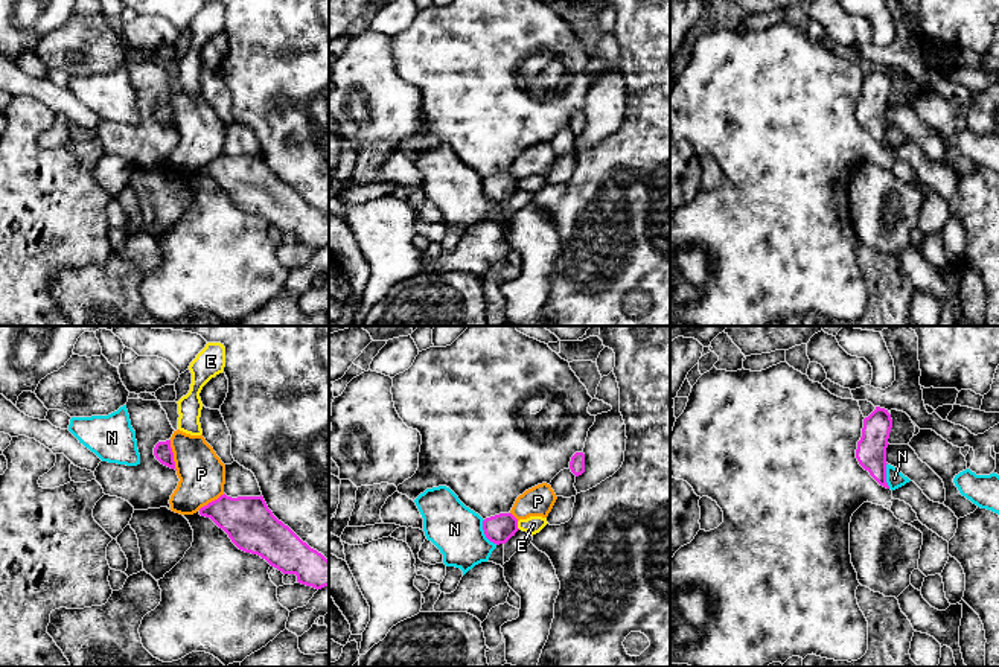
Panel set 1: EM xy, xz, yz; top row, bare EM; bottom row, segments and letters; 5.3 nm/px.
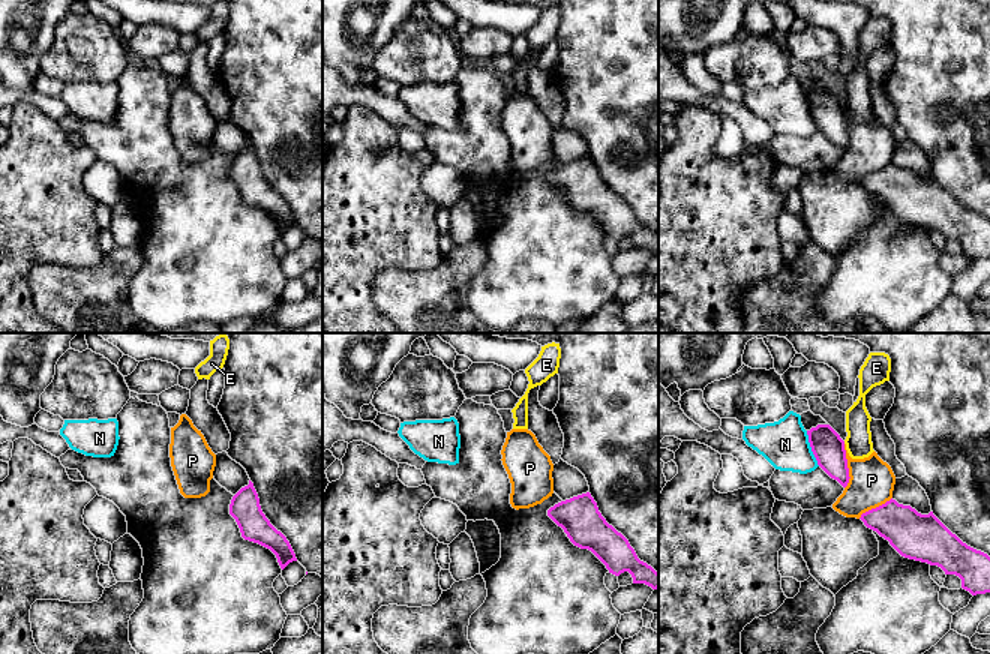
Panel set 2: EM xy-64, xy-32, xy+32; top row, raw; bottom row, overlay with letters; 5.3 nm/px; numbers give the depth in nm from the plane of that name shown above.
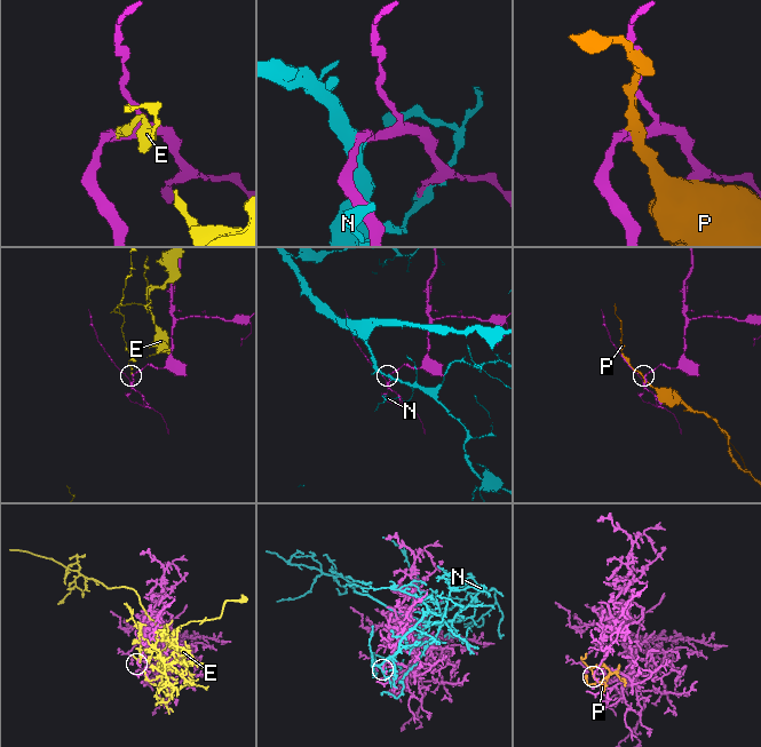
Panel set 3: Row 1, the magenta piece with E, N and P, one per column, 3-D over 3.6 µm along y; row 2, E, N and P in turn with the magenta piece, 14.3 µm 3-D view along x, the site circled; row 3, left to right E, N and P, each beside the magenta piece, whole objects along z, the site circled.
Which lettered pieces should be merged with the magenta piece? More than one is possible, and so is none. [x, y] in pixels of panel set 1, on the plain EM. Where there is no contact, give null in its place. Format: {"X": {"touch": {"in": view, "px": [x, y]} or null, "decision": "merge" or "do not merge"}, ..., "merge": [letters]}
{"E": {"touch": {"in": "xz", "px": [517, 185]}, "decision": "do not merge"}, "N": {"touch": {"in": "xz", "px": [485, 192]}, "decision": "do not merge"}, "P": {"touch": {"in": "xy", "px": [172, 114]}, "decision": "do not merge"}, "merge": []}

